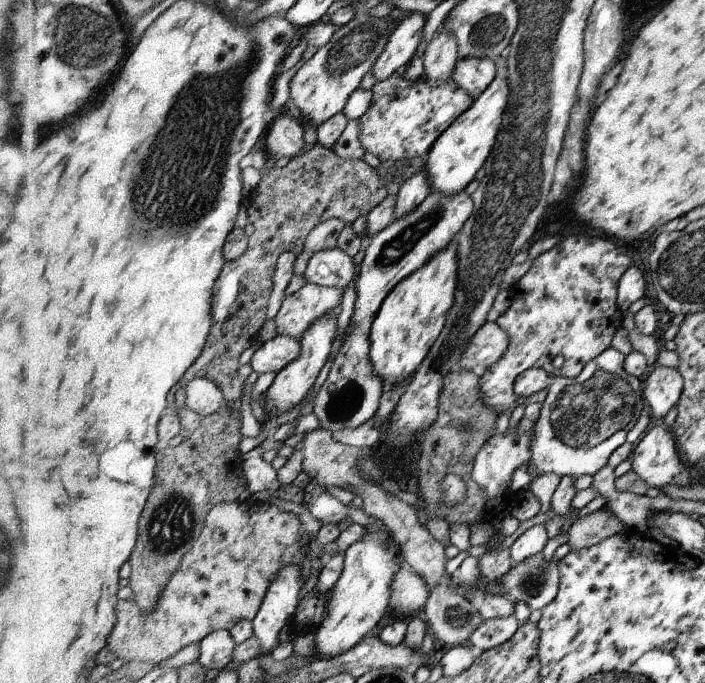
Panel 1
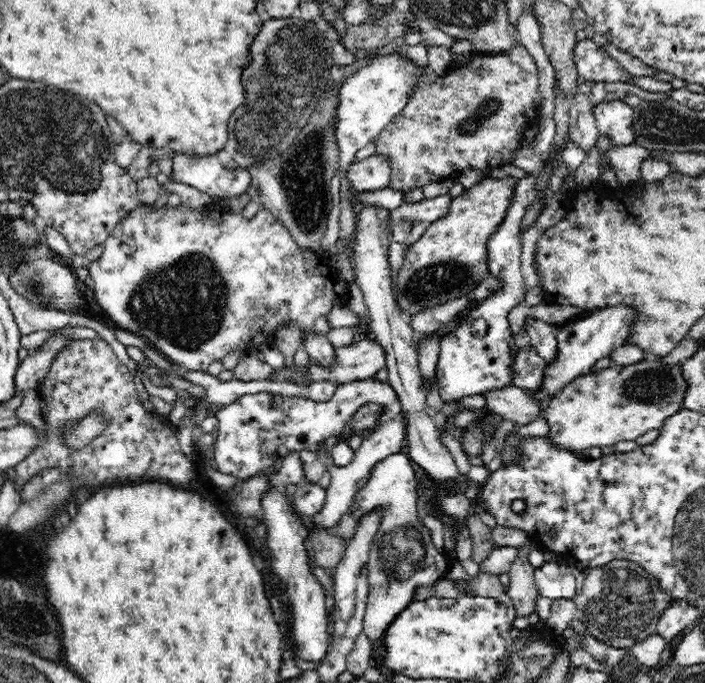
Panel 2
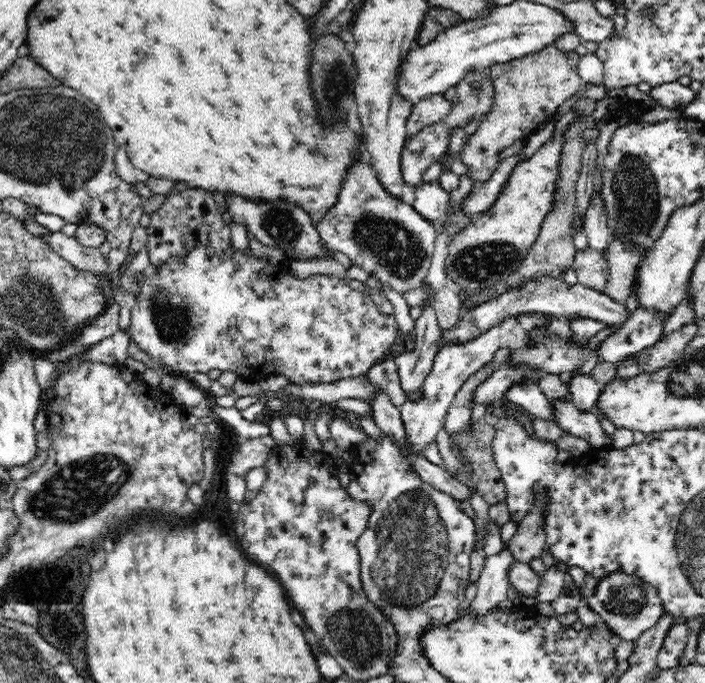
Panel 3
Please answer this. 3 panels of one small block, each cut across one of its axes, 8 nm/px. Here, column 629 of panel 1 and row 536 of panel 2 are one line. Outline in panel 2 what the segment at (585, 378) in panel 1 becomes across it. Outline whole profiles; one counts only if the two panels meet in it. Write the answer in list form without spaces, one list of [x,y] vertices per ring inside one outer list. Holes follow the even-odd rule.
[[[390,454],[378,462],[369,474],[368,482],[357,490],[354,496],[354,502],[349,507],[350,512],[356,516],[357,524],[364,516],[373,511],[382,509],[382,519],[377,526],[376,534],[373,536],[370,545],[369,557],[367,560],[366,570],[368,570],[369,593],[365,606],[365,615],[363,618],[363,633],[368,635],[371,642],[374,642],[376,648],[382,648],[385,644],[386,634],[392,622],[398,617],[408,605],[414,602],[414,590],[422,588],[422,586],[434,586],[438,580],[445,580],[448,570],[452,568],[452,564],[456,564],[458,559],[448,553],[447,550],[439,550],[432,543],[432,533],[430,529],[422,524],[418,518],[419,512],[419,480],[416,479],[415,465],[411,461],[410,456],[402,454]]]

